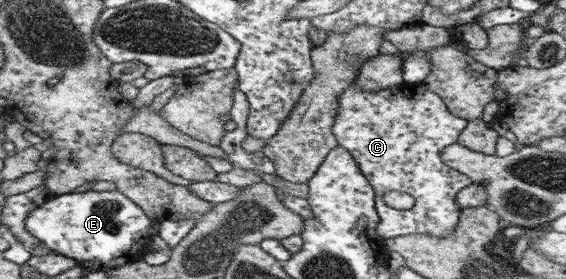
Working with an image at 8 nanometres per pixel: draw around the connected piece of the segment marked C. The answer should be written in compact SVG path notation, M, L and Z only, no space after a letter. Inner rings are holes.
M356 78L354 82L348 84L348 87L338 96L338 107L337 114L335 114L335 122L332 126L333 134L335 135L336 141L339 147L343 147L357 163L358 169L366 176L369 184L374 188L375 193L375 206L376 211L379 215L379 224L376 226L376 232L378 235L384 239L392 239L398 236L409 235L409 234L430 234L431 236L436 236L437 238L445 238L448 234L451 234L457 226L461 209L456 203L455 195L462 190L462 188L468 187L472 180L464 175L462 172L456 171L454 168L447 166L441 157L441 152L443 148L449 146L450 144L455 144L457 142L458 136L461 131L467 126L468 121L463 120L463 118L455 117L447 108L446 104L441 100L440 96L437 96L434 92L431 92L422 82L421 83L405 83L402 82L397 86L392 86L391 88L383 88L377 92L369 92L368 90L363 90L358 88L356 84ZM391 191L403 191L410 194L416 201L411 207L411 210L395 210L391 208L390 205L386 203L383 195Z

